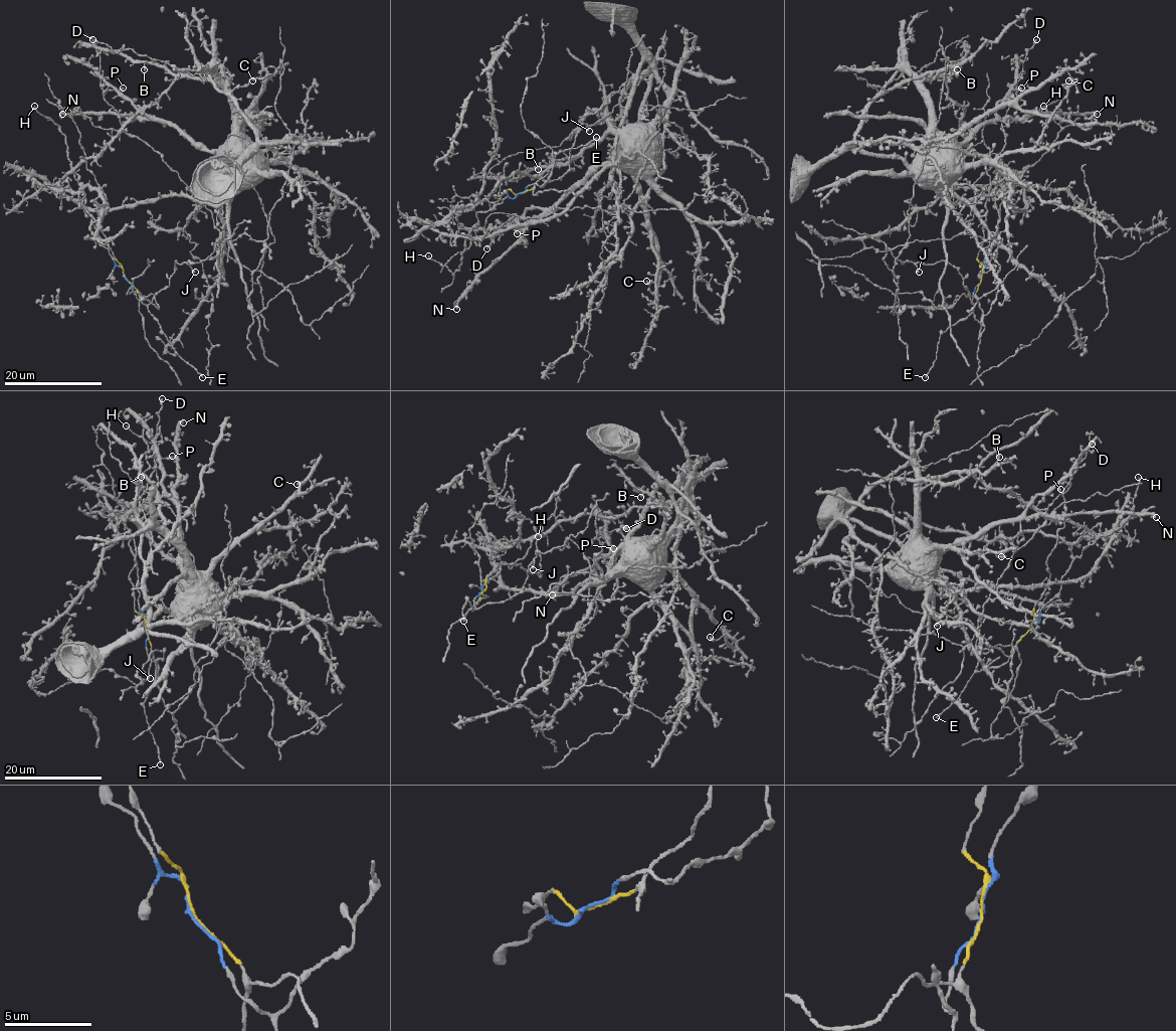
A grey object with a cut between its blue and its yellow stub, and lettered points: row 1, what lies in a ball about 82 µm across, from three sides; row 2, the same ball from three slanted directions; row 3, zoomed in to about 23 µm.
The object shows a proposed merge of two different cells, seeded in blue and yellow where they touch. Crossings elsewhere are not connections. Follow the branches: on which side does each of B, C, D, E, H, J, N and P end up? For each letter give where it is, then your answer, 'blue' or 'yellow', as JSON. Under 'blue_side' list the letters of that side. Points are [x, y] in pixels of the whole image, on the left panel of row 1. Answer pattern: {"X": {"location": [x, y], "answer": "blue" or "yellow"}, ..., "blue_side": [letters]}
{"B": {"location": [144, 69], "answer": "yellow"}, "C": {"location": [252, 80], "answer": "yellow"}, "D": {"location": [92, 39], "answer": "yellow"}, "E": {"location": [202, 377], "answer": "blue"}, "H": {"location": [34, 106], "answer": "blue"}, "J": {"location": [195, 272], "answer": "blue"}, "N": {"location": [62, 114], "answer": "yellow"}, "P": {"location": [123, 88], "answer": "yellow"}, "blue_side": ["E", "H", "J"]}

